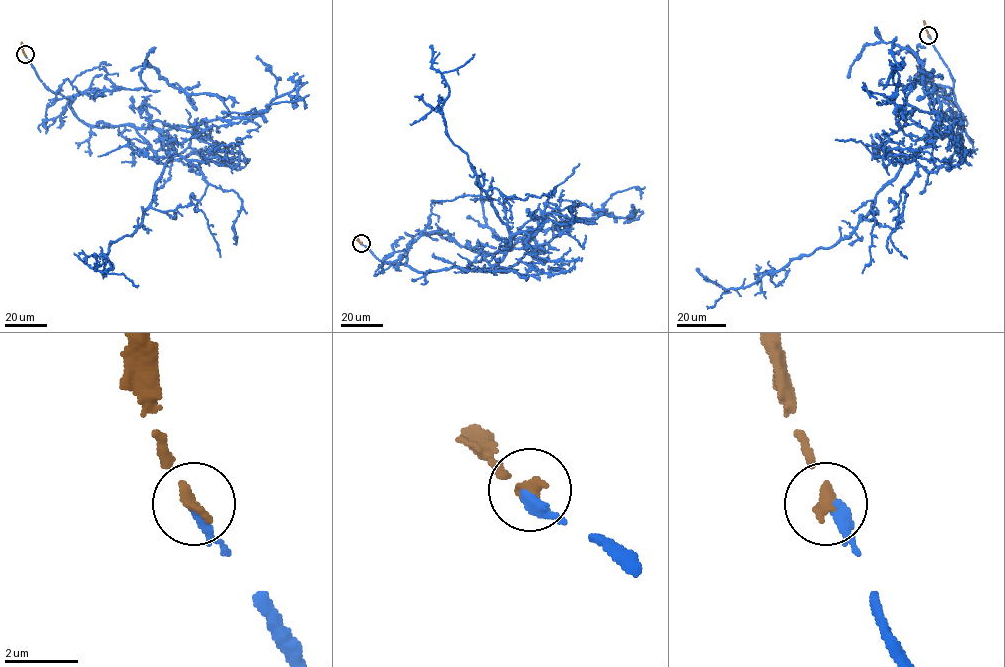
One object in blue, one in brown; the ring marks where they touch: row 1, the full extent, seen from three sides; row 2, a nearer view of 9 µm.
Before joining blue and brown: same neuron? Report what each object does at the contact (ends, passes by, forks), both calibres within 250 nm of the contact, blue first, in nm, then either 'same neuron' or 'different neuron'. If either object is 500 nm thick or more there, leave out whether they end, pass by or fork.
blue ends | brown ends | 340/280 nm | same neuron

